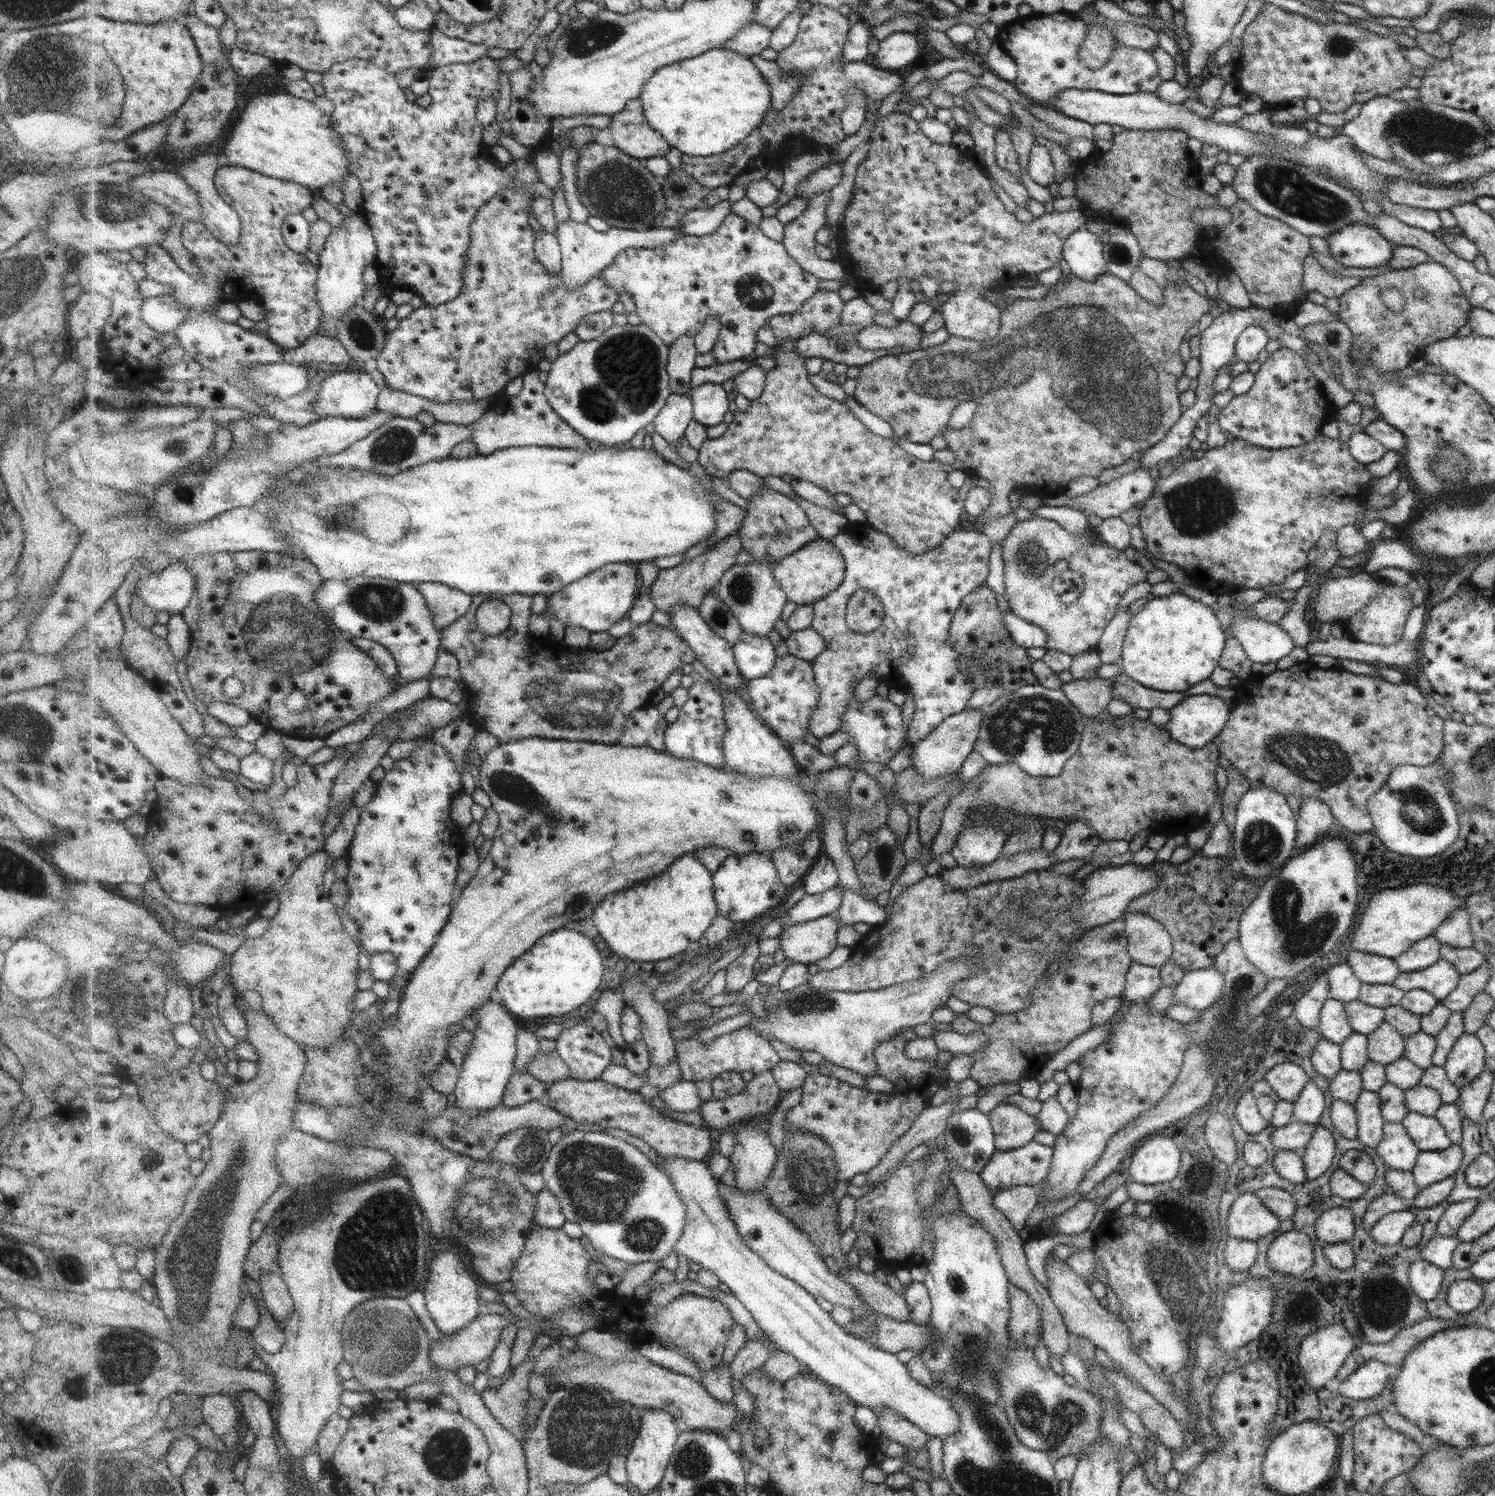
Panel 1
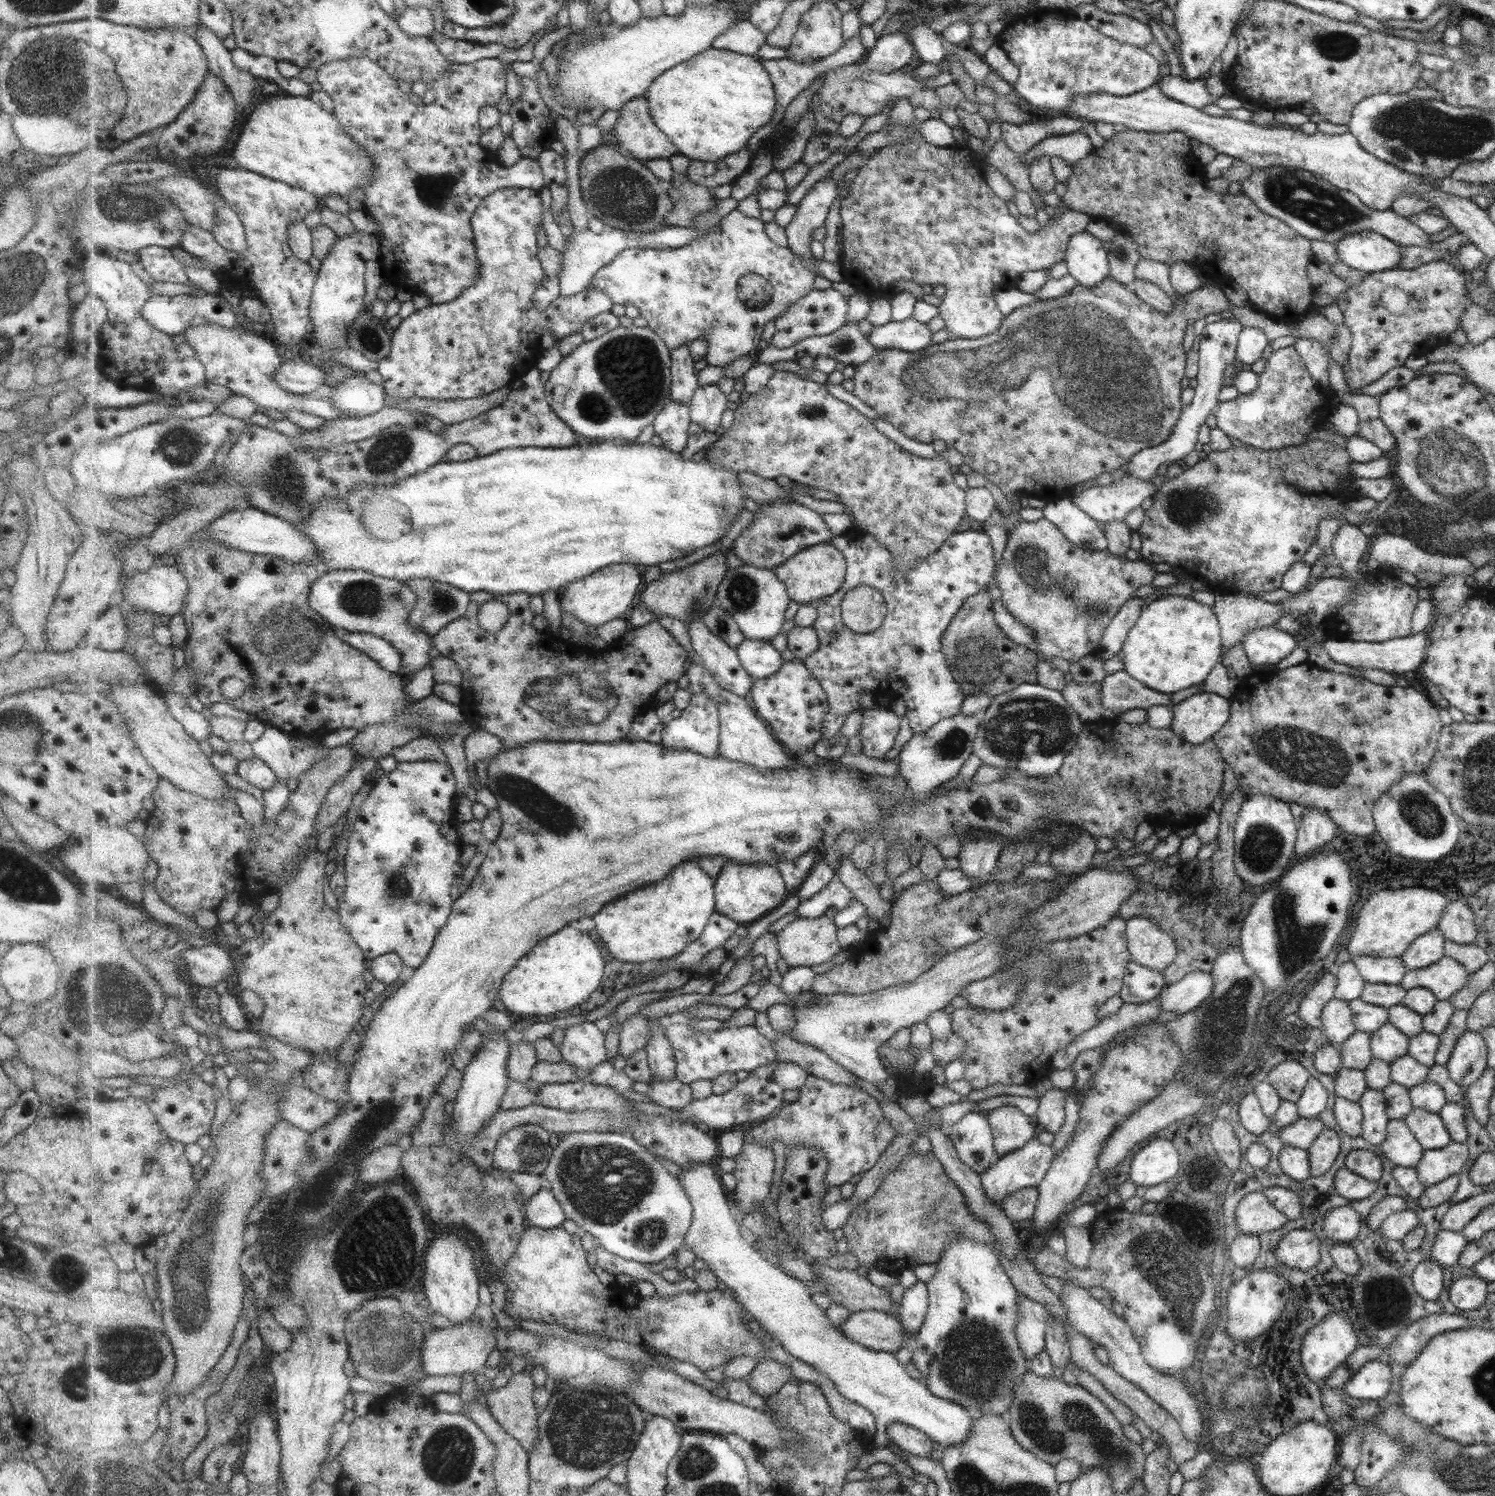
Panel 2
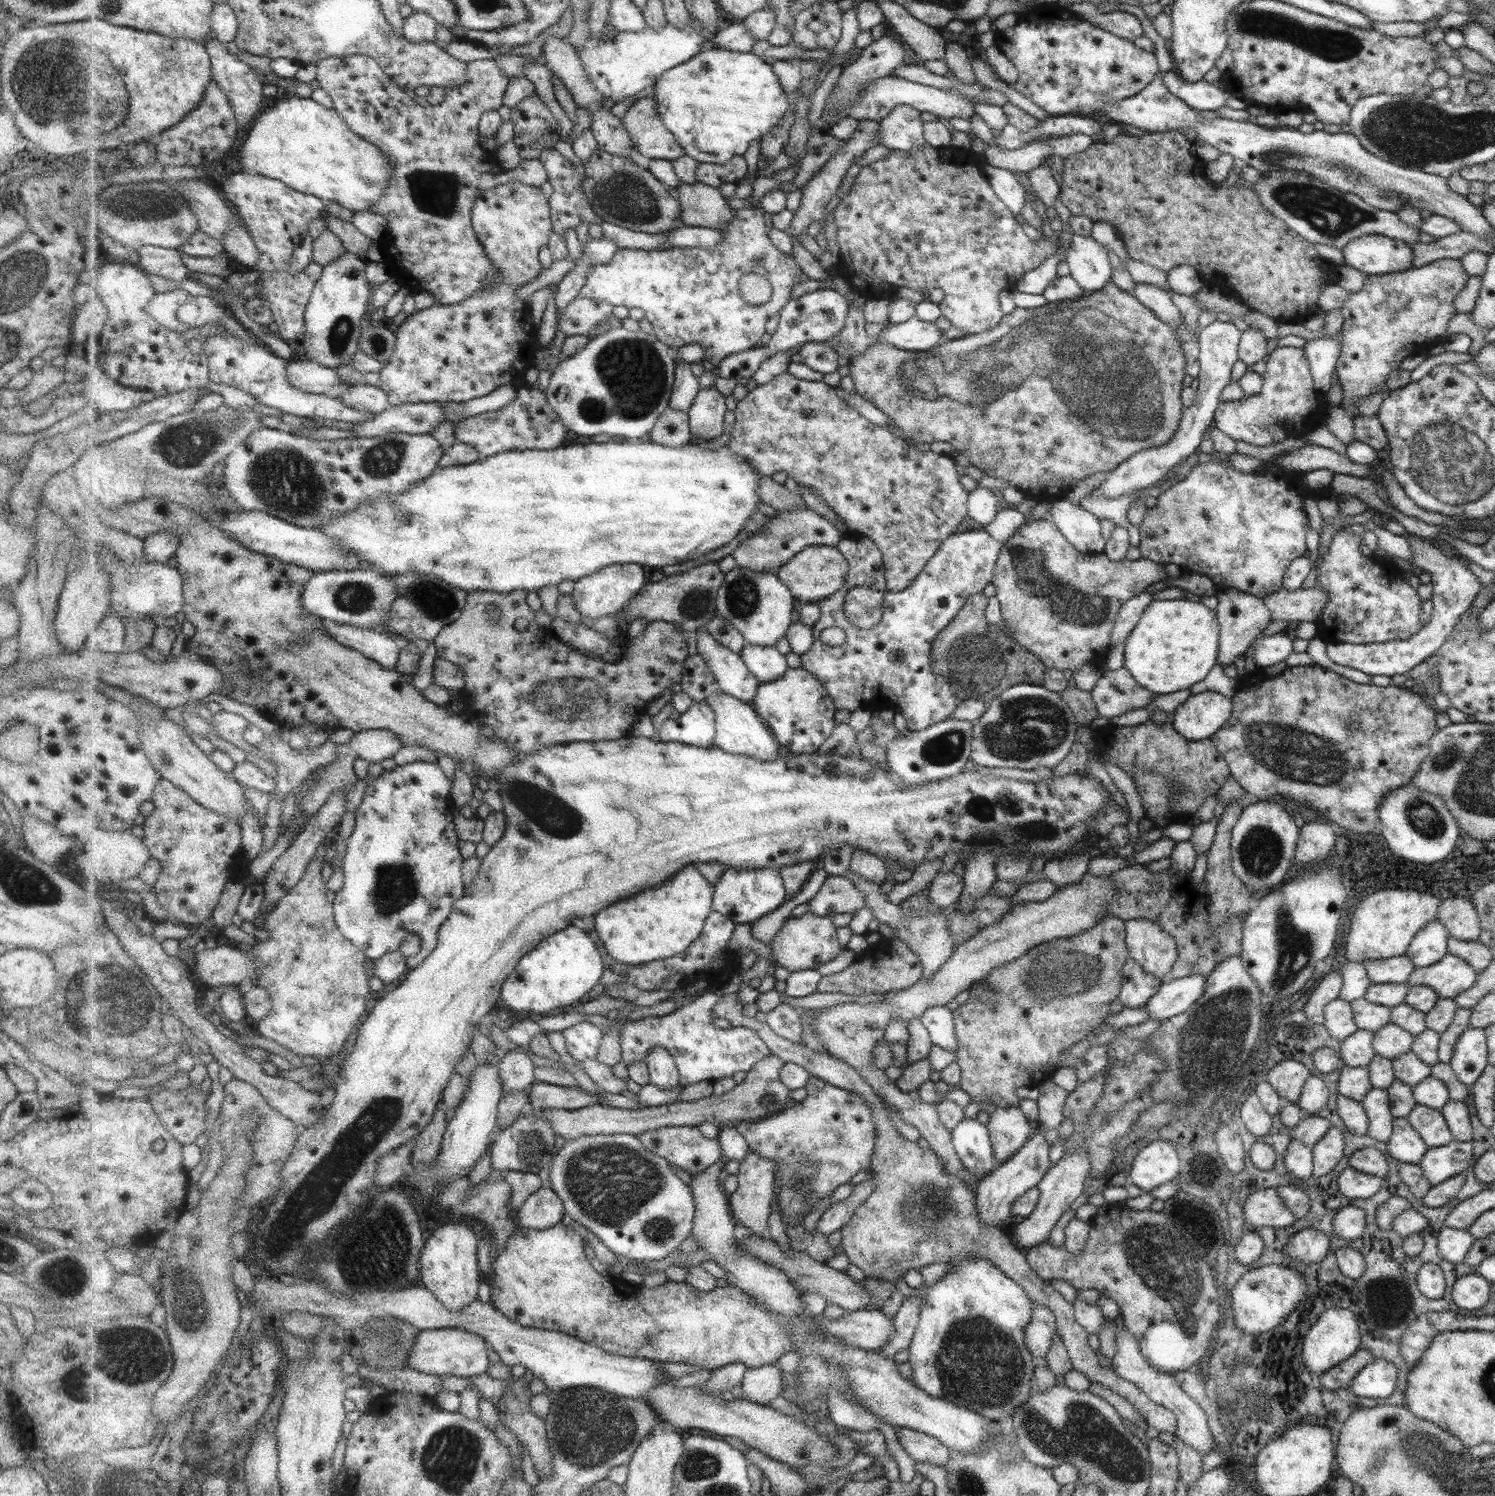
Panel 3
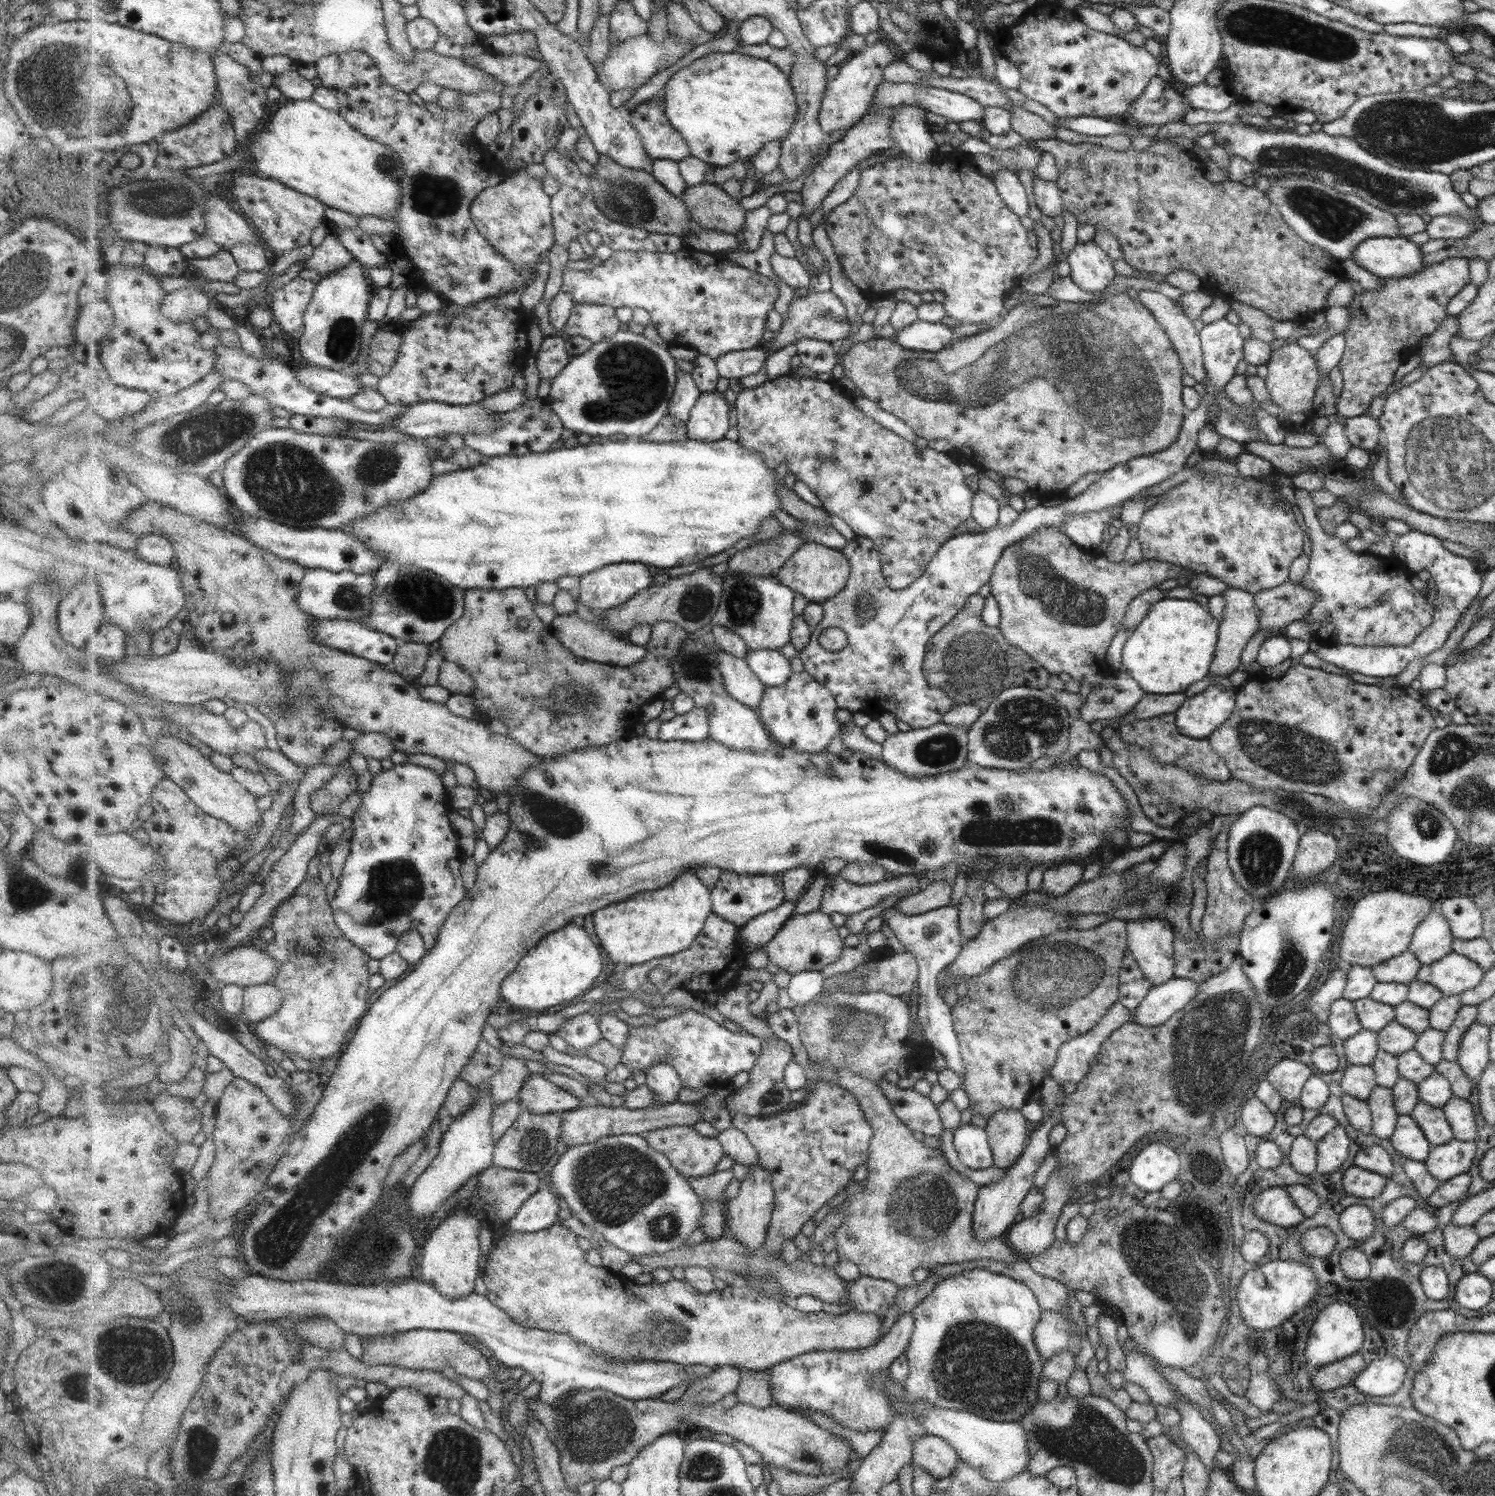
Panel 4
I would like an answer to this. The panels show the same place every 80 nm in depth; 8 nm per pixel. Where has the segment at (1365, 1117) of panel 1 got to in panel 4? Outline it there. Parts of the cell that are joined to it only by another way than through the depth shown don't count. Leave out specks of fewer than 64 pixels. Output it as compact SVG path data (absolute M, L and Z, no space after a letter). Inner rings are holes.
M1376 1087L1366 1102L1370 1106L1373 1120L1370 1135L1379 1139L1389 1139L1395 1130L1398 1115L1393 1107L1391 1090Z

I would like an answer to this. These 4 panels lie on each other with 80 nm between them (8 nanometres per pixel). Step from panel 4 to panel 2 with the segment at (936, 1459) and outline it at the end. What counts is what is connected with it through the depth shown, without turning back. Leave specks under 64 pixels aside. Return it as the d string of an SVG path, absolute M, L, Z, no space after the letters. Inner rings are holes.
M891 1422L886 1430L888 1438L901 1450L920 1457L929 1457L931 1451L931 1440L923 1432L915 1430L911 1425L900 1422Z

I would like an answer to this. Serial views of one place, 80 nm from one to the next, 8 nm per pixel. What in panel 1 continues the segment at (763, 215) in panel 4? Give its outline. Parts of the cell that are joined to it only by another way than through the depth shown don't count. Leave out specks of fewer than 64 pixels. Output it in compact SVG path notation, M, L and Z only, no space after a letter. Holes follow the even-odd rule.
M731 213L723 221L723 224L718 228L714 234L708 236L683 236L683 238L677 238L669 244L661 248L627 248L623 250L619 255L616 256L616 260L611 266L608 266L603 271L603 276L607 279L607 282L615 287L620 294L622 292L628 292L633 295L634 301L636 302L636 313L641 317L642 324L651 327L659 338L662 338L667 346L671 346L679 337L683 335L694 335L703 328L703 322L709 318L709 316L718 316L718 320L721 323L721 329L719 335L711 350L713 357L715 358L714 364L717 363L728 363L734 360L747 360L748 358L754 357L755 346L757 346L758 332L762 329L771 317L781 315L783 313L795 313L812 297L817 294L819 290L819 280L813 274L805 272L801 265L793 260L791 255L788 255L786 246L783 243L776 242L765 236L761 231L760 225L753 225L750 222L743 220L742 216Z

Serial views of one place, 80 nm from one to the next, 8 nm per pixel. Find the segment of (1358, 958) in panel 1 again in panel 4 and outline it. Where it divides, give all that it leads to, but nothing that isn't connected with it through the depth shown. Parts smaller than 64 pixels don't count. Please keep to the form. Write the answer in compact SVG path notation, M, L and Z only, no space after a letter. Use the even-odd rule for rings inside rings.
M1408 950L1398 957L1387 959L1370 967L1377 983L1409 984L1414 980L1421 963Z

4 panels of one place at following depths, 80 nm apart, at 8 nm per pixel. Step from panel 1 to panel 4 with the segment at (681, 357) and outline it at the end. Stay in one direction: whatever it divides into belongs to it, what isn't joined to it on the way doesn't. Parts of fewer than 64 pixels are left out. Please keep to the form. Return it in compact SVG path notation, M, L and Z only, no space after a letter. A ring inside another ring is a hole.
M678 371L678 384L674 398L670 402L669 416L687 424L691 411L701 396L702 392L699 390L695 377L686 371Z

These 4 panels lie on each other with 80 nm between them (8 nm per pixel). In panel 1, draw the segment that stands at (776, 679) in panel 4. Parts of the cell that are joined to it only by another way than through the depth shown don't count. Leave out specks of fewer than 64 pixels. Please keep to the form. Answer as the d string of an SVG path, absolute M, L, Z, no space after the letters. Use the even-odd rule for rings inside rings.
M747 633L734 645L734 652L737 667L747 681L769 674L778 658L775 644L768 637Z

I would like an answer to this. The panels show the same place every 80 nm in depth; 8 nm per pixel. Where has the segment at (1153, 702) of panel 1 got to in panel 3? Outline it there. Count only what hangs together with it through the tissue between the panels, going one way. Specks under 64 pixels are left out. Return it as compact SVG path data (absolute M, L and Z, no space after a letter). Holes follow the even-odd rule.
M1125 666L1103 671L1090 693L1097 718L1106 721L1135 709L1145 709L1156 695L1139 686Z

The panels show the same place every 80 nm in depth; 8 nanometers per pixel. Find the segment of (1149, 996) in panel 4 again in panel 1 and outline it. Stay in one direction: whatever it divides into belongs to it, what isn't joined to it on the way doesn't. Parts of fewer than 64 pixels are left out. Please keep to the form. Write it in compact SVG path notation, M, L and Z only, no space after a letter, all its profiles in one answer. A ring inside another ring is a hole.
M1213 966L1189 971L1176 984L1172 1004L1179 1002L1203 1011L1222 997L1223 983L1223 975Z

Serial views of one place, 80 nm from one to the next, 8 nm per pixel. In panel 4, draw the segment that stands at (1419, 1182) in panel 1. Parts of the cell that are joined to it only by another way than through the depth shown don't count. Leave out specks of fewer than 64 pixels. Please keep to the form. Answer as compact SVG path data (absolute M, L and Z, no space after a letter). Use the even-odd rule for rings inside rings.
M1452 1139L1434 1146L1422 1162L1425 1170L1440 1183L1466 1173L1475 1162L1476 1144L1472 1141Z

